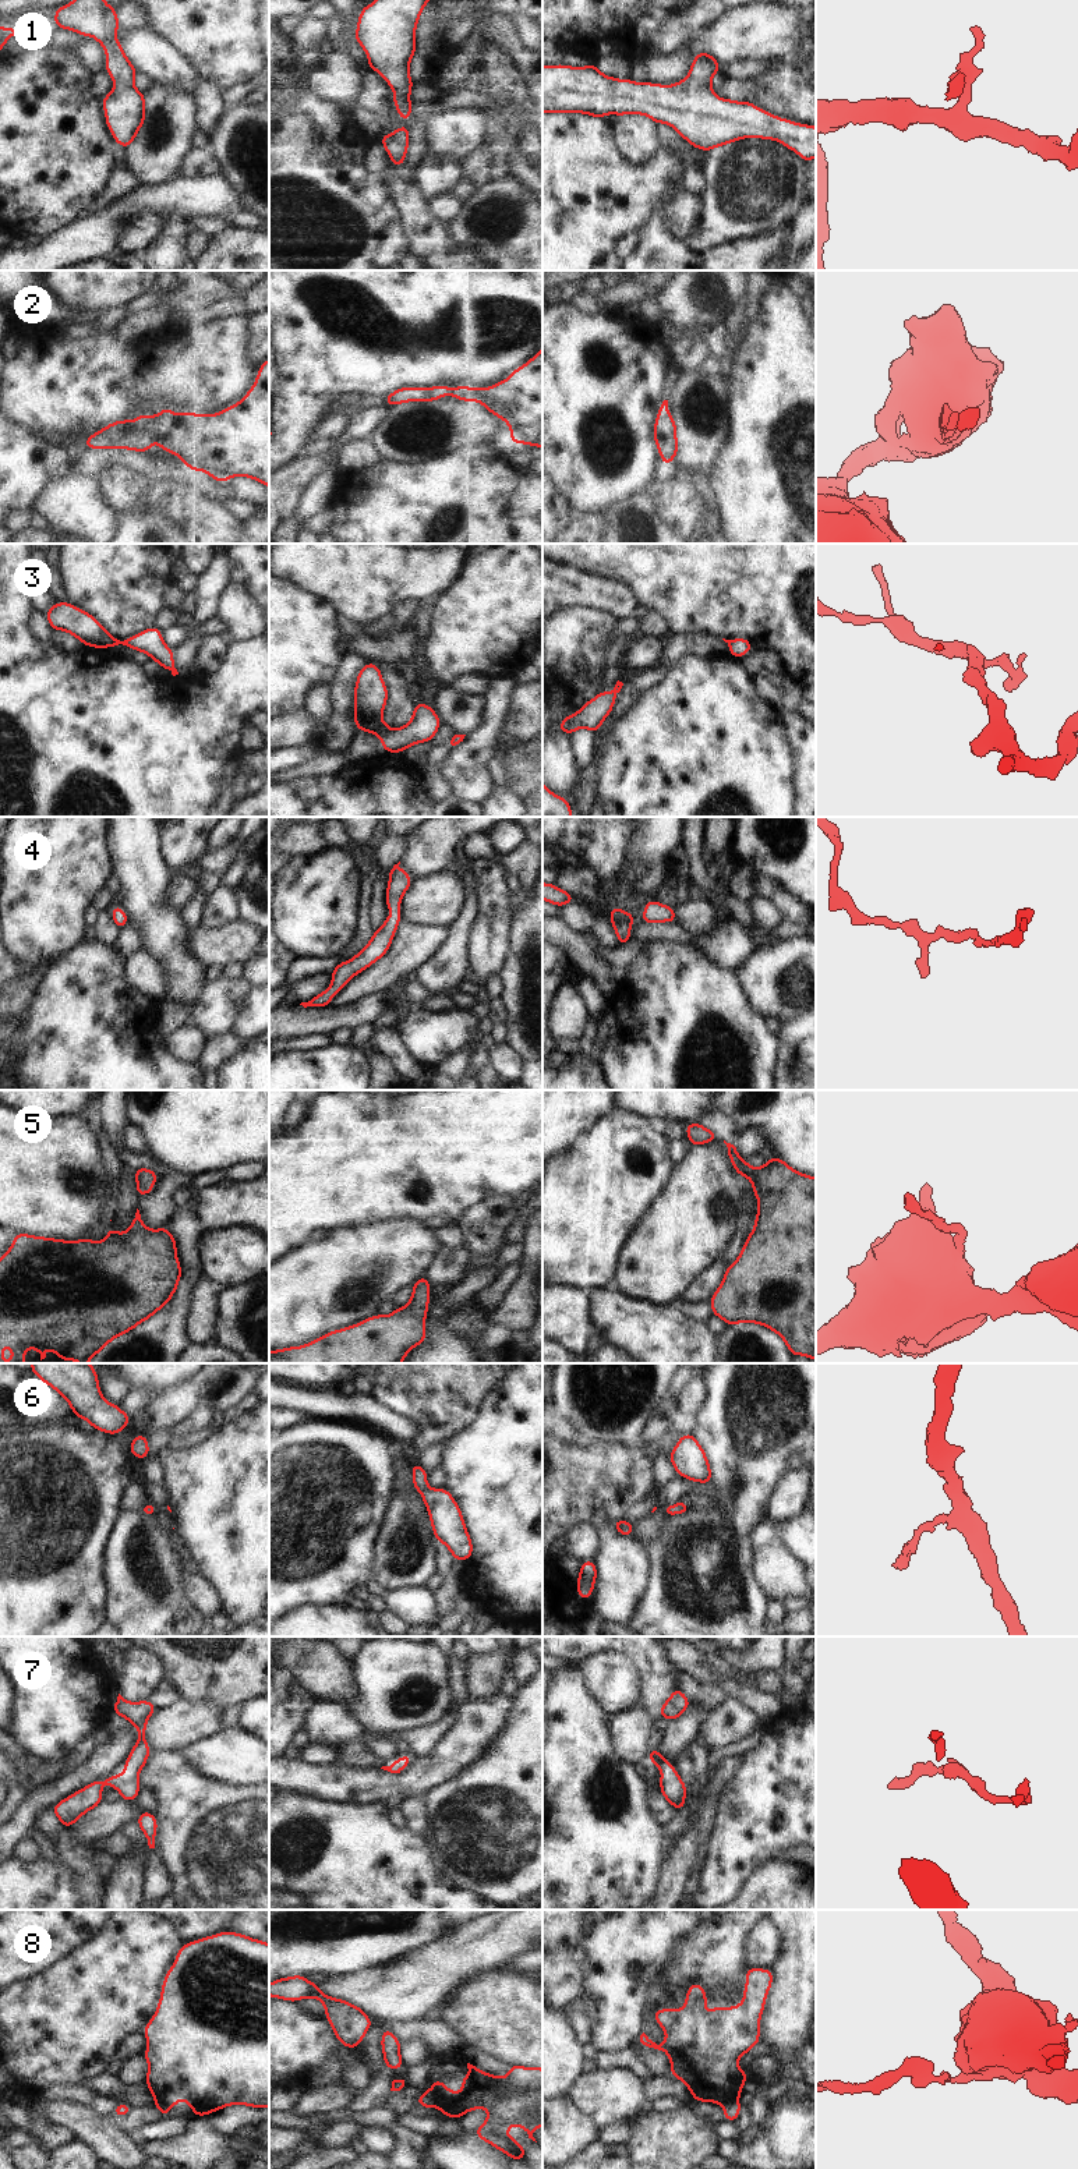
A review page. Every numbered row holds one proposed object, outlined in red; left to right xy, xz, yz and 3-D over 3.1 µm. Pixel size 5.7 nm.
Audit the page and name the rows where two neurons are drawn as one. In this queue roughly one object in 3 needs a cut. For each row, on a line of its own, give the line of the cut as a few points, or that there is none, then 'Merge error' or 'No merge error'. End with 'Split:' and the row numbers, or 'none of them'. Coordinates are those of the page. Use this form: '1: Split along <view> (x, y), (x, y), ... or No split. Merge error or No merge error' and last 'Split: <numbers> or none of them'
1: No split. No merge error
2: No split. No merge error
3: Split along xz (389, 728), (380, 736). Merge error
4: No split. No merge error
5: No split. No merge error
6: No split. No merge error
7: No split. No merge error
8: Split along xz (431, 2088), (438, 2095), (434, 2106). Merge error
Split: 3, 8.

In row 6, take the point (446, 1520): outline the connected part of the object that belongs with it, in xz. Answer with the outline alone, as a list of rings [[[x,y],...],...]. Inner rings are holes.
[[[411,1465],[413,1486],[423,1494],[435,1540],[442,1542],[452,1553],[453,1560],[469,1561],[473,1554],[473,1543],[469,1536],[462,1511],[453,1496],[445,1489],[430,1489],[428,1473],[421,1465]]]

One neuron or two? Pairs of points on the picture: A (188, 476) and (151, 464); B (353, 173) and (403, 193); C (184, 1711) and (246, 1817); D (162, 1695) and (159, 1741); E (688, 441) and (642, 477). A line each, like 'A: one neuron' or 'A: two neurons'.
A: one neuron
B: two neurons
C: two neurons
D: two neurons
E: two neurons

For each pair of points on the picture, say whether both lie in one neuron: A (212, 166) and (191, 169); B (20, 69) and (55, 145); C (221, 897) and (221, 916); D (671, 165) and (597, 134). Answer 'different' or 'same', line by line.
A: same
B: same
C: same
D: same

